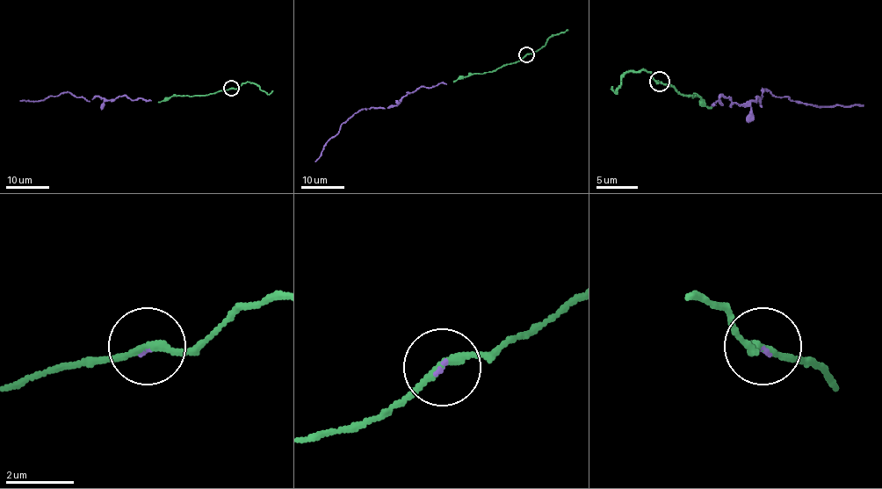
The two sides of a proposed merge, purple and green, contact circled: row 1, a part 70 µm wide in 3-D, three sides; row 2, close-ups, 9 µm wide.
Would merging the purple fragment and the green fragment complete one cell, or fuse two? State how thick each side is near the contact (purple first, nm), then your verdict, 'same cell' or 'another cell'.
calibres 70 and 200 nm; same cell

